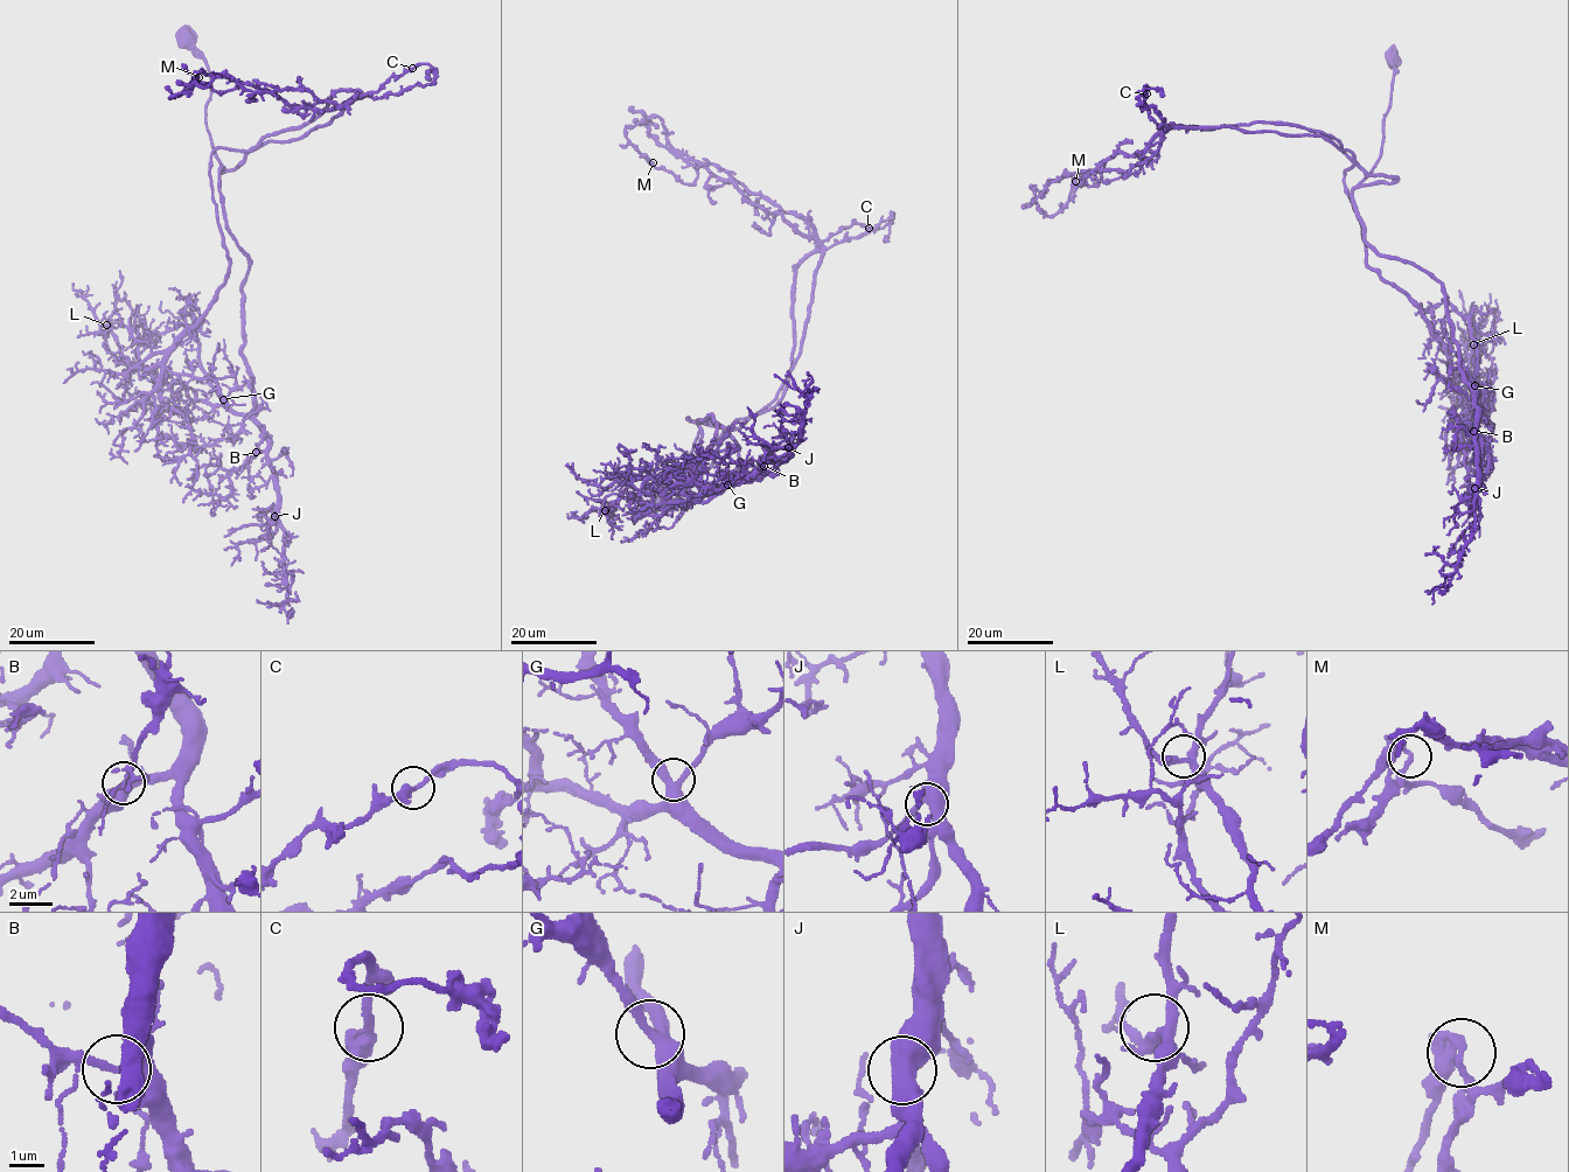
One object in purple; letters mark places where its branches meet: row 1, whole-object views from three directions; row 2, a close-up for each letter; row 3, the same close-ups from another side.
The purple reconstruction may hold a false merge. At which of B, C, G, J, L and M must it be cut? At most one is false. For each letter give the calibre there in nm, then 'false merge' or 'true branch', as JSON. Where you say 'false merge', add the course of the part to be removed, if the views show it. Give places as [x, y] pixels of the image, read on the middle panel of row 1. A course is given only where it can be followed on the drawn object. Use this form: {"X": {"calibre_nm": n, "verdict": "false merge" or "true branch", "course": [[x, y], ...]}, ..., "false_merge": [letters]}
{"B": {"calibre_nm": 300, "verdict": "true branch"}, "C": {"calibre_nm": 360, "verdict": "true branch"}, "G": {"calibre_nm": 400, "verdict": "true branch"}, "J": {"calibre_nm": 480, "verdict": "true branch"}, "L": {"calibre_nm": 300, "verdict": "true branch"}, "M": {"calibre_nm": 240, "verdict": "false merge", "course": [[653, 164], [625, 128], [659, 117], [822, 249], [783, 398], [688, 417], [716, 440], [661, 478], [695, 451]]}, "false_merge": ["M"]}

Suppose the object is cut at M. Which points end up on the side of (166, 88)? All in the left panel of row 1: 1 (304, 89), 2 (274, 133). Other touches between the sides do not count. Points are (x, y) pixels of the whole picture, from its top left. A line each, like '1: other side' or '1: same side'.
1: same side
2: other side

